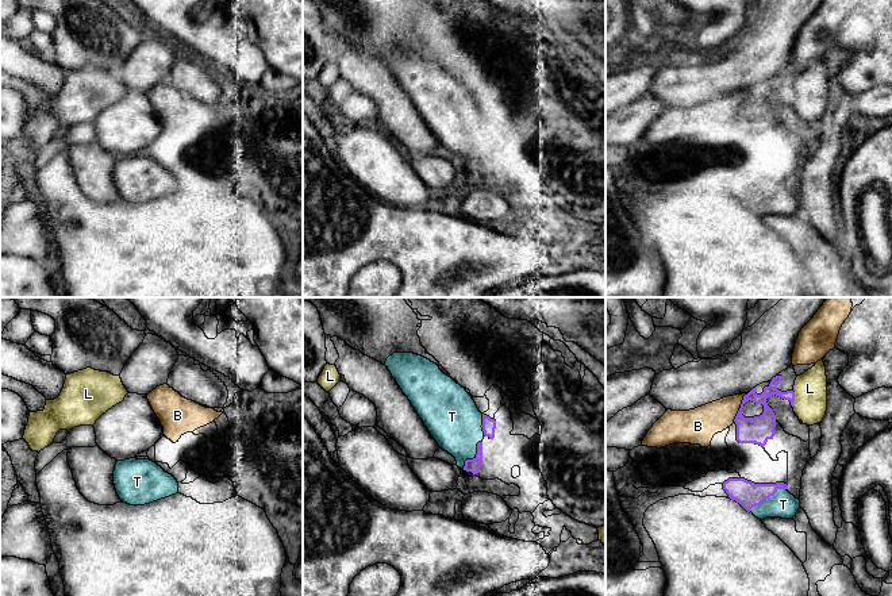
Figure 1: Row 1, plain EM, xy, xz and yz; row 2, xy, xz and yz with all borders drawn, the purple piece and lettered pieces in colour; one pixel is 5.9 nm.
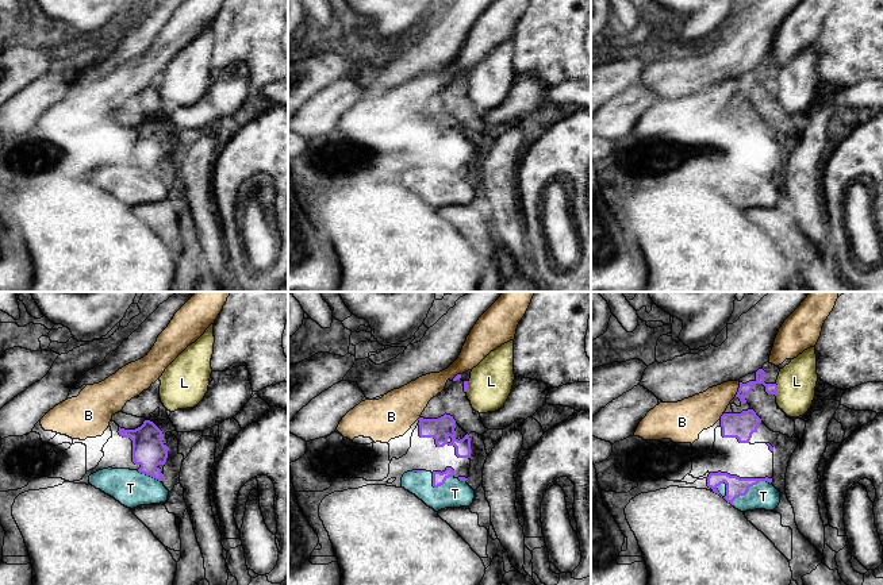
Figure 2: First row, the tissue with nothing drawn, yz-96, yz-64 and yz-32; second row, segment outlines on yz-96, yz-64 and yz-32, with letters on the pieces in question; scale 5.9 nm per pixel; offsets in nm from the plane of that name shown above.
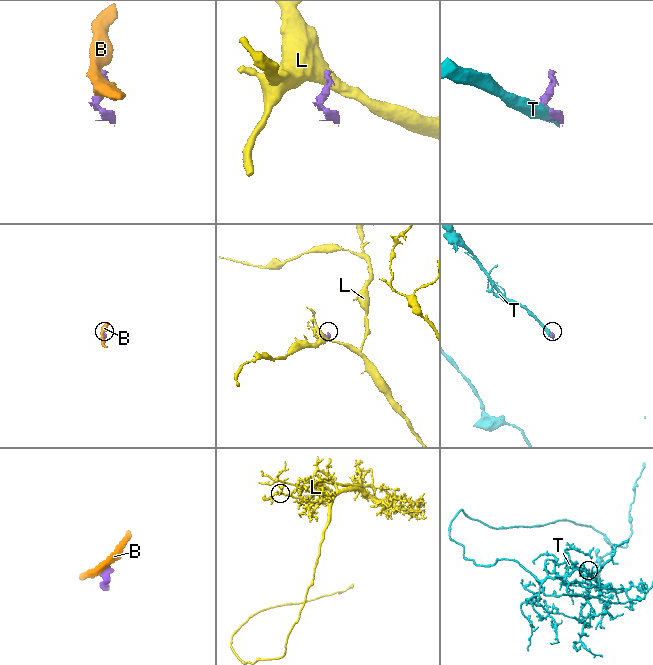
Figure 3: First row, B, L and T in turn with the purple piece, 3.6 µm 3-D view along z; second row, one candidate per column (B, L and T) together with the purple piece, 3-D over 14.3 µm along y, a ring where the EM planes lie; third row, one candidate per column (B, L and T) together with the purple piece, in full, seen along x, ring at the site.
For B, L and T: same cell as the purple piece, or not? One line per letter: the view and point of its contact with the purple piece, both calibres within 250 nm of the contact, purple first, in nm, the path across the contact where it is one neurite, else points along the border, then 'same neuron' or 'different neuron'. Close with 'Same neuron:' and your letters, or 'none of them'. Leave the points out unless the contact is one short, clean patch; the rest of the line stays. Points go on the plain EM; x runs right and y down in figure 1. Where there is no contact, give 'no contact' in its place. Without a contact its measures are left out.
B: contact yz (741, 104); calibres 160 and 190 nm; border yz (745, 91), (733, 118); different neuron
L: contact yz (794, 96); calibres 140 and 200 nm; border yz (794, 88), (792, 104); different neuron
T: contact yz (766, 195); calibres 150 and 160 nm; same neuron
Same neuron: T

